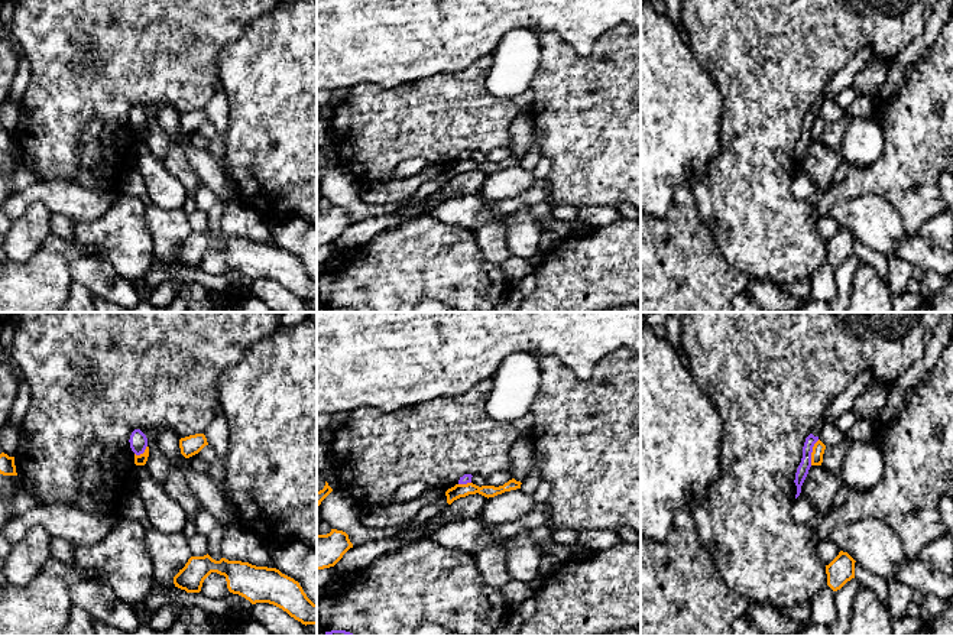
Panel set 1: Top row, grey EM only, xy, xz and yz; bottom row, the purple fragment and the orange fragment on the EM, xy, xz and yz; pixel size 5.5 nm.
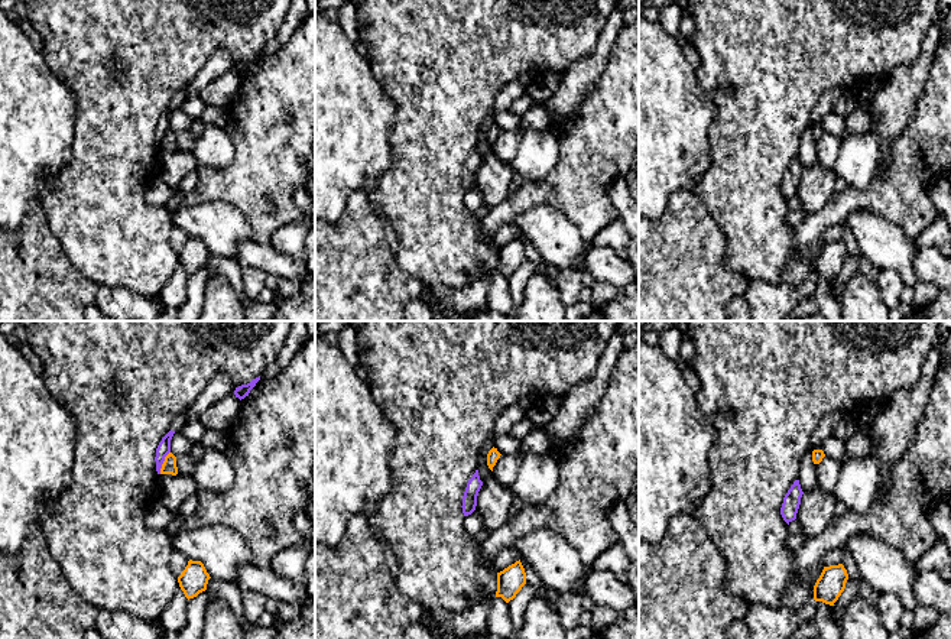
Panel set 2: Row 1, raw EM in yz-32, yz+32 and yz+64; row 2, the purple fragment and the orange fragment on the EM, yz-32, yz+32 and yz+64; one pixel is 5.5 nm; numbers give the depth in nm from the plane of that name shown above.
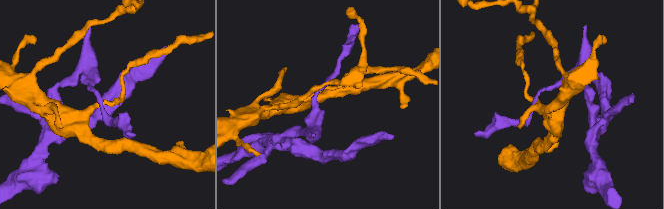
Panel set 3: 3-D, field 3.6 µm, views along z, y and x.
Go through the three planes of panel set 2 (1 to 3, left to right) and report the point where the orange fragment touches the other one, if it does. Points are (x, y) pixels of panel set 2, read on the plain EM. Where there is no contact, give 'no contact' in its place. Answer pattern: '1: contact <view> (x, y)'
1: contact yz-32 (162, 139)
2: no contact
3: no contact

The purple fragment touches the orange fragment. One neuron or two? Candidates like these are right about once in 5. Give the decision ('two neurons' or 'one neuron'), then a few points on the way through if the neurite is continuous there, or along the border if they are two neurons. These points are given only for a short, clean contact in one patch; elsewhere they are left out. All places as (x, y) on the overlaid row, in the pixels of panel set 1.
two neurons; border along yz (819, 440), (813, 447), (810, 464)

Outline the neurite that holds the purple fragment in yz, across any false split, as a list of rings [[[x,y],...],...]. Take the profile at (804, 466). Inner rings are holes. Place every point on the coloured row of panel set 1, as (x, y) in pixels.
[[[810,434],[807,438],[805,438],[805,442],[804,442],[804,447],[803,447],[803,458],[801,458],[801,463],[797,468],[797,473],[795,473],[795,486],[797,486],[797,494],[795,494],[795,499],[800,496],[801,493],[801,486],[808,474],[808,470],[811,467],[811,452],[813,452],[813,447],[814,444],[819,441],[819,437],[814,437],[813,434]]]

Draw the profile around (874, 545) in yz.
[[[873,517],[842,525],[827,539],[860,567],[888,581],[894,580],[895,565],[907,561],[899,538],[886,523]]]

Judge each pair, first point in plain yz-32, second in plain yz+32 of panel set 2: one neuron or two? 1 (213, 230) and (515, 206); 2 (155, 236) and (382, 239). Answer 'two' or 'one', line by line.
1: two
2: two

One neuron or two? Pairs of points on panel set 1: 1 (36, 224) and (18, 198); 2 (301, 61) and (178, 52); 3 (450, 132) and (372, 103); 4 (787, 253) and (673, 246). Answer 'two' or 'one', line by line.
1: two
2: two
3: one
4: two

